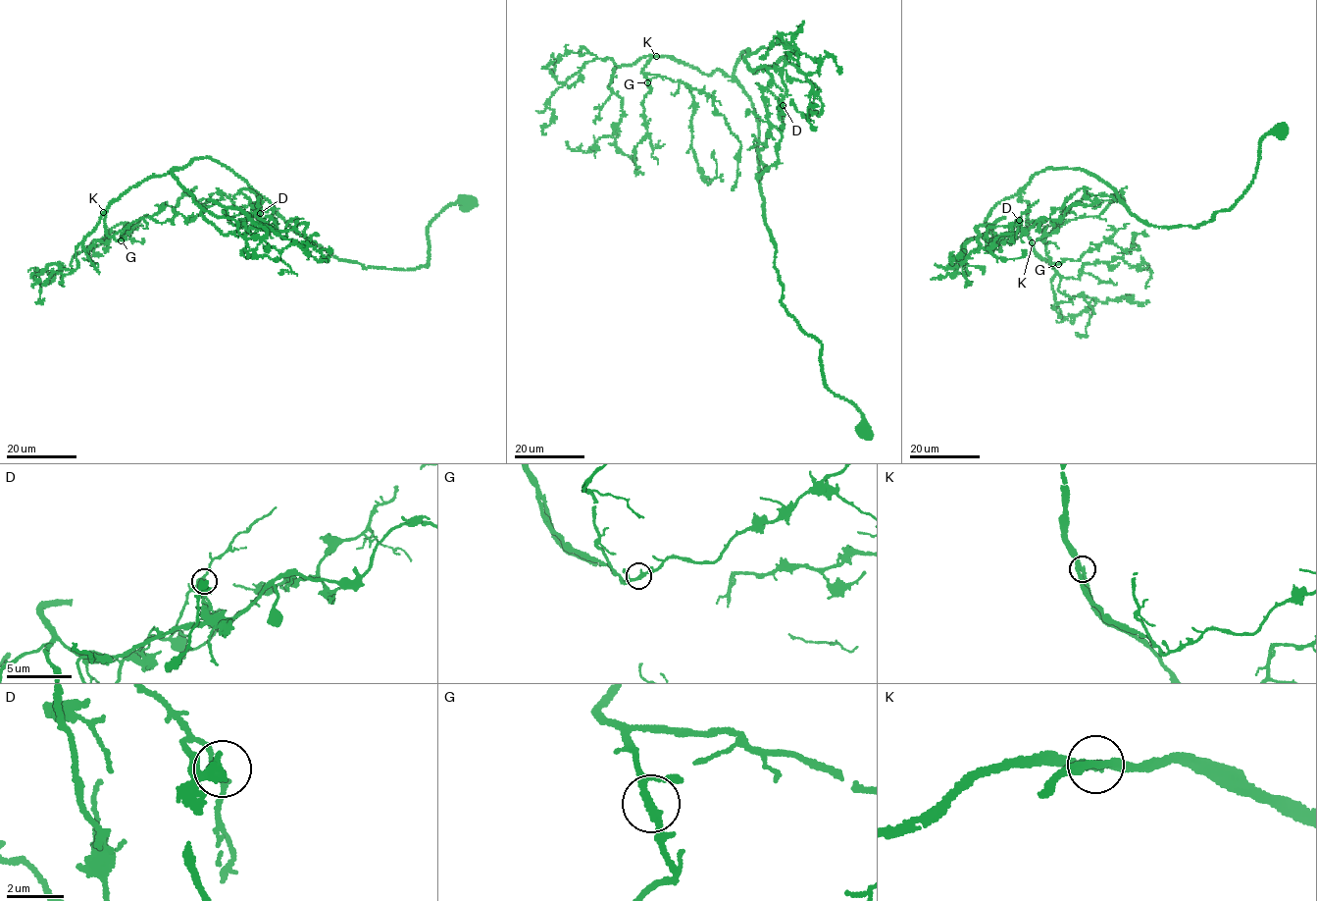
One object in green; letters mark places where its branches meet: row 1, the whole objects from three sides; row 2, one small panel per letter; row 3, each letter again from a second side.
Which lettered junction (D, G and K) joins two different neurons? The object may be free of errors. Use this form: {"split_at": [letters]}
{"split_at": ["D"]}

